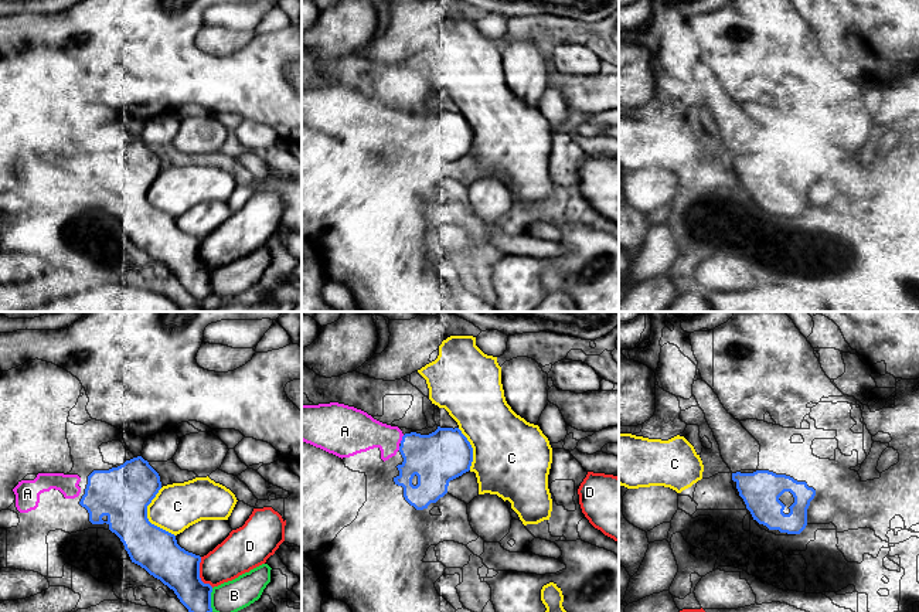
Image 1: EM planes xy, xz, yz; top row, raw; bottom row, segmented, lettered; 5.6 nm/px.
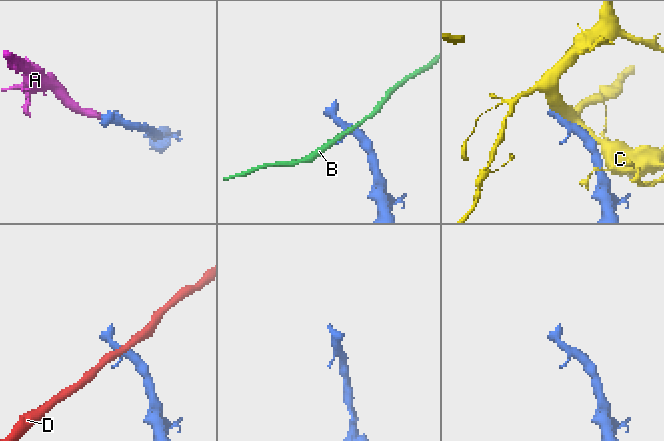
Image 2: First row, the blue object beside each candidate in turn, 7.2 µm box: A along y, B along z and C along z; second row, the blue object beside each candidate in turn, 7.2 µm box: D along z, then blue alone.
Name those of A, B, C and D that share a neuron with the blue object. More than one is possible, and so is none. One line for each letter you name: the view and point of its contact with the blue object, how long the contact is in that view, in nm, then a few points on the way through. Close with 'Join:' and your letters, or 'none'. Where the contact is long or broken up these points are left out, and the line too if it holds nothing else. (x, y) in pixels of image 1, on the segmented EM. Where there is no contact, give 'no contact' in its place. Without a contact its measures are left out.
A: contact xz (402, 439); length 50 nm; way xz (443, 455), (424, 455), (402, 439), (360, 432)
Join: A

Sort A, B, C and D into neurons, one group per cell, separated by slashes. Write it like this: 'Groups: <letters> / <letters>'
Groups: A / B / C / D

